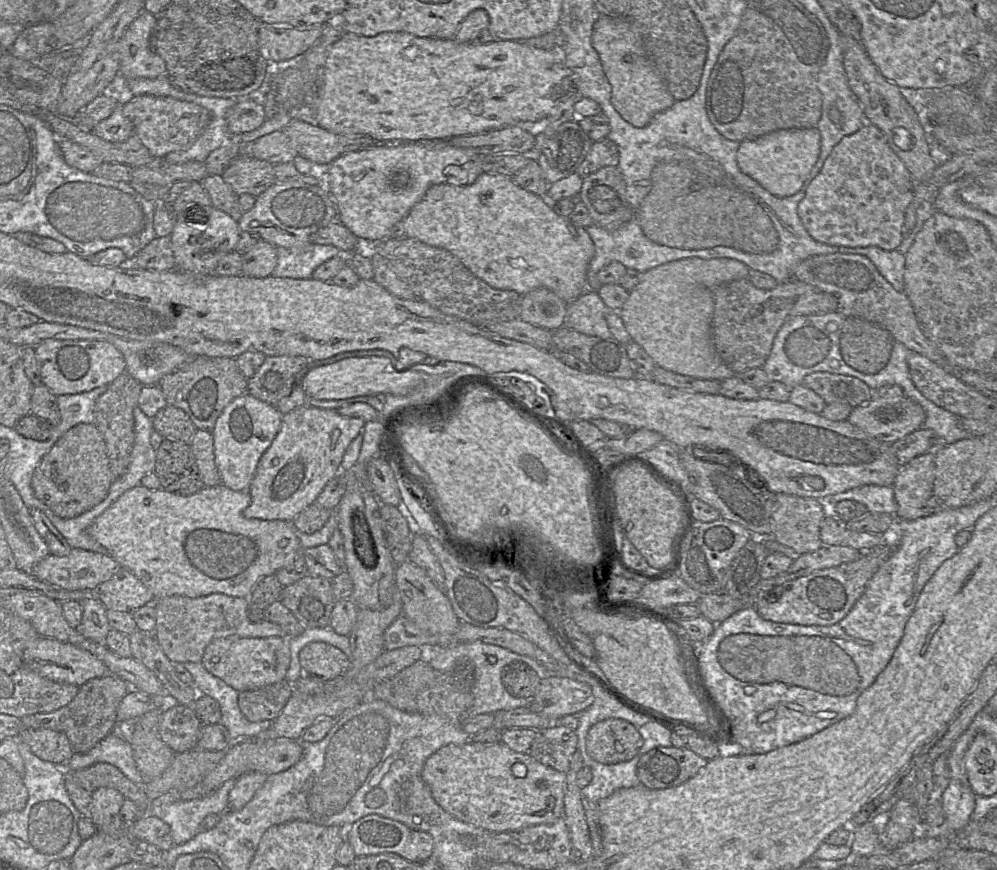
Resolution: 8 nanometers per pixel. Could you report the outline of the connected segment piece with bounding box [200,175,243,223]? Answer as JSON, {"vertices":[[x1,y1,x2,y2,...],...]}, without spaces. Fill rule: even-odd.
{"vertices":[[208,175,200,185,207,191,211,206,228,214,238,223,243,212,238,203,238,196,224,182,221,175]]}

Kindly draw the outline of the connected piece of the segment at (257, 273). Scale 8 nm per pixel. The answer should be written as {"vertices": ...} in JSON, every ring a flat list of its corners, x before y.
{"vertices":[[259,239,242,255,242,275,254,278,272,275,278,261,276,247,263,239]]}

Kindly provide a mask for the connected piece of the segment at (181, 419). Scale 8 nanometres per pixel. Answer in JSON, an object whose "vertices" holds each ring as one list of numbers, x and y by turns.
{"vertices":[[166,405,152,418,153,431,163,438,189,444,197,430,189,416,180,408]]}

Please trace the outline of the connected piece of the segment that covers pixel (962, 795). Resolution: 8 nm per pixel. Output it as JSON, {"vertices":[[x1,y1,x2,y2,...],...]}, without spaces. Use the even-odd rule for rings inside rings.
{"vertices":[[950,779,939,800,945,813,946,825,950,830,961,829,969,823,975,808,976,795,968,784]]}

